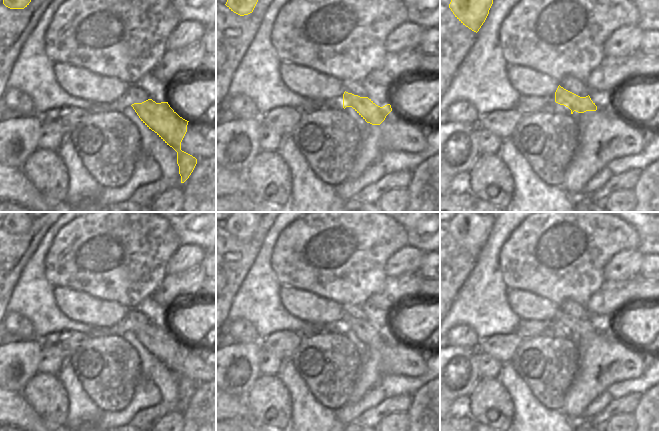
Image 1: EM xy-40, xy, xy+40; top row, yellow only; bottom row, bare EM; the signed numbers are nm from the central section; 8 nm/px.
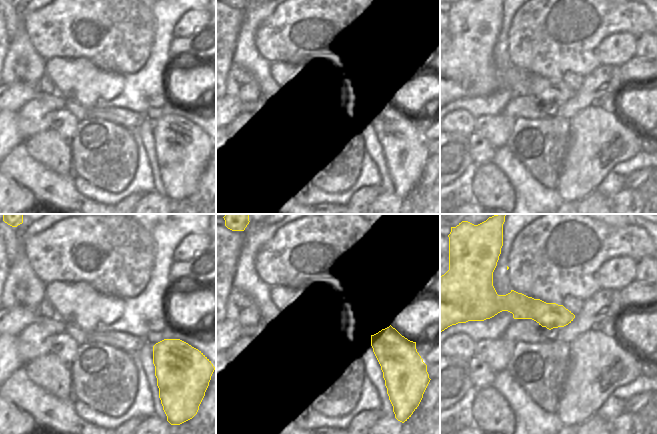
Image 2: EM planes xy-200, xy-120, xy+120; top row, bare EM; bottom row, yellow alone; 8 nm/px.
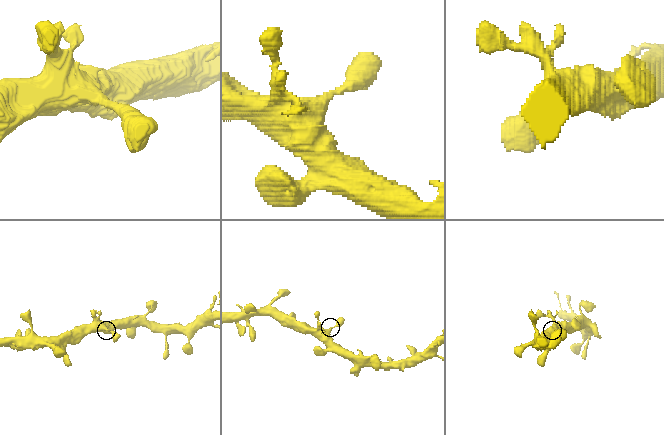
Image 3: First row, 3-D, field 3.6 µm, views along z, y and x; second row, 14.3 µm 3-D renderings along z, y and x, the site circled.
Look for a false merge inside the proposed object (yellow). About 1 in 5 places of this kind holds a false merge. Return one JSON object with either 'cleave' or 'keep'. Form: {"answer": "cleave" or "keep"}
{"answer": "keep"}

